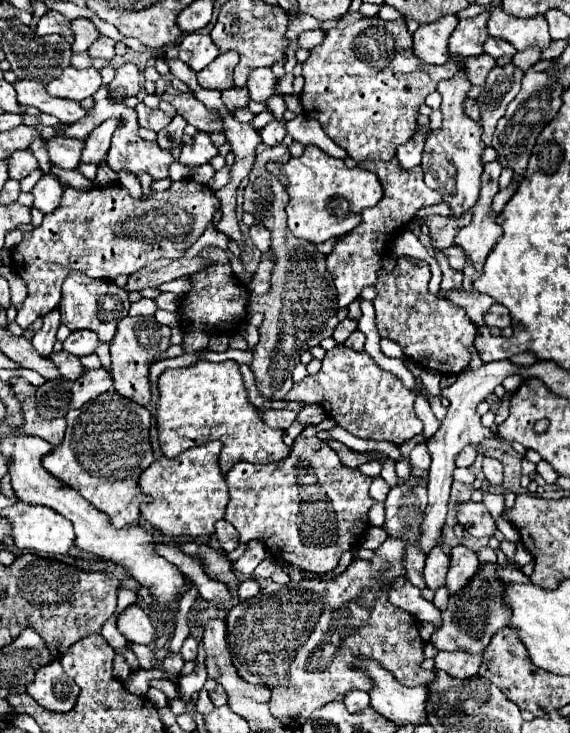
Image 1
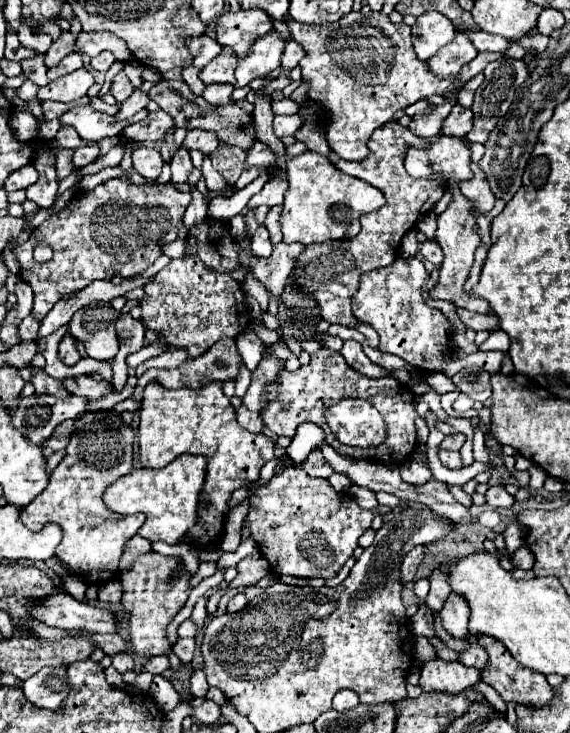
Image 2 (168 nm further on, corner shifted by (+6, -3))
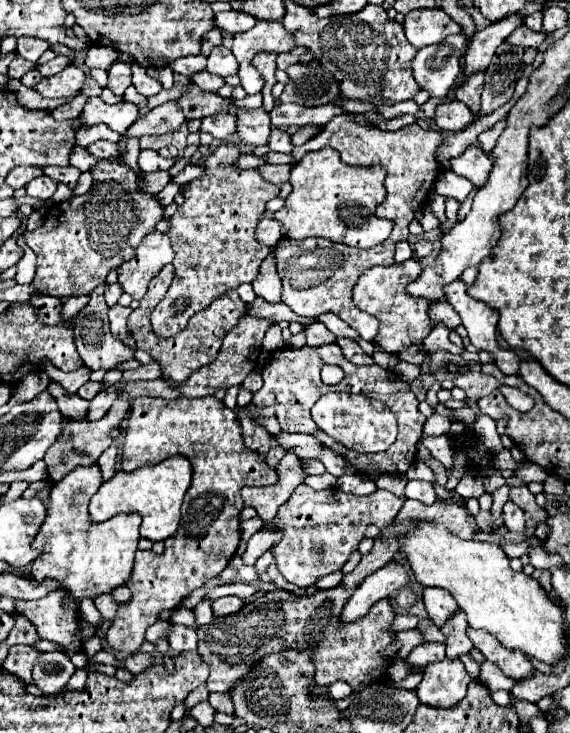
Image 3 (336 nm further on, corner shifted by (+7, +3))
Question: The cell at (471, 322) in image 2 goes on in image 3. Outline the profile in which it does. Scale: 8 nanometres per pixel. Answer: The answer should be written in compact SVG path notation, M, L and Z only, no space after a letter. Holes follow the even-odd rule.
M447 301L431 303L431 307L429 307L429 319L431 319L431 327L435 327L441 321L447 329L457 329L457 325L461 323L459 315L455 313L455 309Z

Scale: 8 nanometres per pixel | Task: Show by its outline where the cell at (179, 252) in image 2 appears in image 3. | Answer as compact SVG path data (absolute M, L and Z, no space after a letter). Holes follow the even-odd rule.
M149 233L135 251L135 257L125 261L117 273L117 283L123 293L129 293L133 299L141 299L147 293L149 281L161 271L161 267L173 261L173 249L165 233Z

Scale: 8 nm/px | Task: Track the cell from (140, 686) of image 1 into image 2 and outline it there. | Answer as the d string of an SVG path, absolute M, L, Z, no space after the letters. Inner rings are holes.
M156 675L152 679L150 695L156 701L156 705L160 705L162 711L172 711L178 705L178 701L180 701L180 695L174 689L174 685L168 679L164 679L162 675Z

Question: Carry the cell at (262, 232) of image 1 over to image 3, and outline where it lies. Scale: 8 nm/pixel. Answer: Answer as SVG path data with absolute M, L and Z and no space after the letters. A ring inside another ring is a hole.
M263 217L259 221L259 227L257 227L257 239L269 247L275 247L275 243L281 239L281 221L277 219L269 219L269 217Z

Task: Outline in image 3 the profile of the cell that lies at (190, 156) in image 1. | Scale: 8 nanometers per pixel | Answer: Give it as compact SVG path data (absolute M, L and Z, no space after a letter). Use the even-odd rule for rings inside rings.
M219 111L217 115L209 115L201 121L201 131L207 131L215 139L223 141L237 131L237 115L229 115L229 111Z

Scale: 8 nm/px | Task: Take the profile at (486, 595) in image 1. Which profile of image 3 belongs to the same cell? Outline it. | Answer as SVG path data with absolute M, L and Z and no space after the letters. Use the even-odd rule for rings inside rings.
M491 661L481 663L481 683L491 691L499 691L499 689L511 691L515 685L515 681L509 679L507 675L503 675Z

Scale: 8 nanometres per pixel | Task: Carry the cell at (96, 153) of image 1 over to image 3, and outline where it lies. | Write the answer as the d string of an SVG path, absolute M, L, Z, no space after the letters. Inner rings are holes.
M133 63L133 79L139 79L139 93L145 95L145 97L151 97L151 95L157 95L163 87L157 79L149 77L145 73L145 69L141 69L137 63Z

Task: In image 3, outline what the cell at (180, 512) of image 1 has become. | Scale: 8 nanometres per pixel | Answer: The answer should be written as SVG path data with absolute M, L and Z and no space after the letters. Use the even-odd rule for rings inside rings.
M181 455L165 459L159 465L141 467L133 473L117 471L93 495L93 499L89 503L89 519L91 519L91 523L103 523L103 521L111 519L111 515L119 513L119 503L129 503L131 513L139 513L143 517L141 537L145 537L153 543L165 541L179 527L181 503L183 503L185 491L189 489L189 483L191 483L191 463L189 463L189 459L185 459Z

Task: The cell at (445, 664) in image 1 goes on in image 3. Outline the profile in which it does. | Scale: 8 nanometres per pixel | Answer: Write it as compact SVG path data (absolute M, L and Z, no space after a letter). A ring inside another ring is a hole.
M443 659L429 663L423 673L423 681L417 687L417 697L423 705L449 709L465 697L469 683L471 677L461 661Z

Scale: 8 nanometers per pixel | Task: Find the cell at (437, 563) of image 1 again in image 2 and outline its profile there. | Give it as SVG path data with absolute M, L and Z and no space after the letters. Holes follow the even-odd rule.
M436 567L430 577L430 593L426 597L426 605L432 609L432 611L440 611L448 593L450 593L450 585L446 585L446 569L442 567Z

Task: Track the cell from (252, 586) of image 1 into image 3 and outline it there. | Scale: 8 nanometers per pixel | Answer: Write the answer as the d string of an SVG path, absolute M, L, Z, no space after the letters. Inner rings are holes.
M221 597L221 599L215 599L211 607L213 607L213 617L225 617L225 615L237 613L243 607L243 601L239 597Z

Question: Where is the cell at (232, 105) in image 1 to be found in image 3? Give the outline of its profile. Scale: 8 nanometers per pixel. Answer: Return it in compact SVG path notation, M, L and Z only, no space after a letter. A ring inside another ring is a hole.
M199 71L199 73L195 73L195 75L191 77L191 81L193 81L199 89L211 91L211 93L215 93L215 91L223 85L223 79L217 77L217 75L213 75L213 73L209 73L209 71Z

